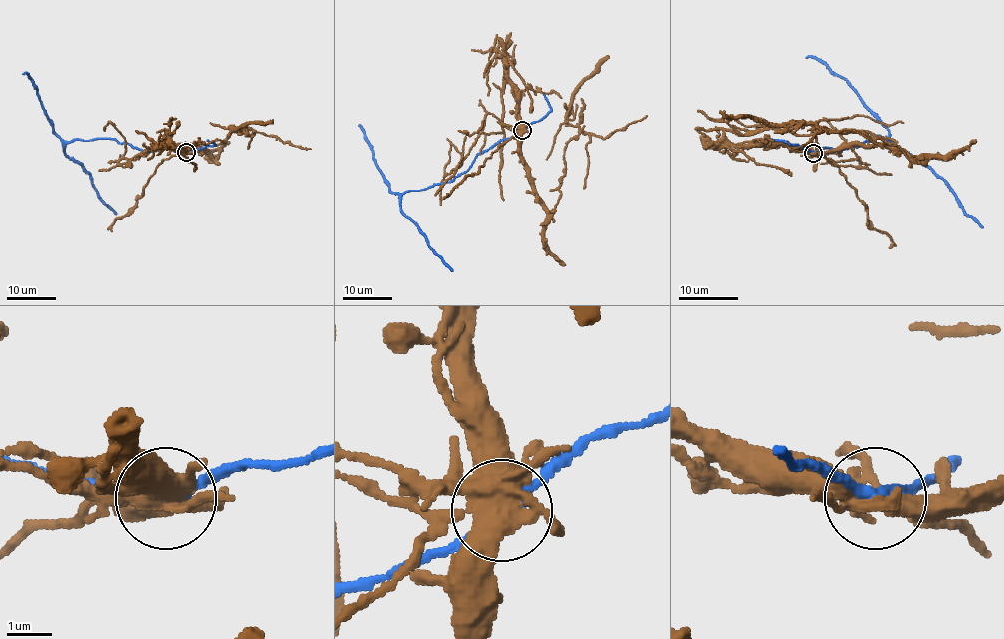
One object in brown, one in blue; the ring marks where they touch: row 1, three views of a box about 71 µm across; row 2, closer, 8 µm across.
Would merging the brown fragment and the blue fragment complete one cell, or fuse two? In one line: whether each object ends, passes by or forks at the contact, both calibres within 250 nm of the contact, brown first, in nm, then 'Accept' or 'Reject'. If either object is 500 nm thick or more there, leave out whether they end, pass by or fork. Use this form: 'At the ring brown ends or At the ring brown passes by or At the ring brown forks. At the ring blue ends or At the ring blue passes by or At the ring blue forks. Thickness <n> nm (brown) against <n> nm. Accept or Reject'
At the ring brown forks. At the ring blue passes by. Thickness 480 nm (brown) against 220 nm. Reject

